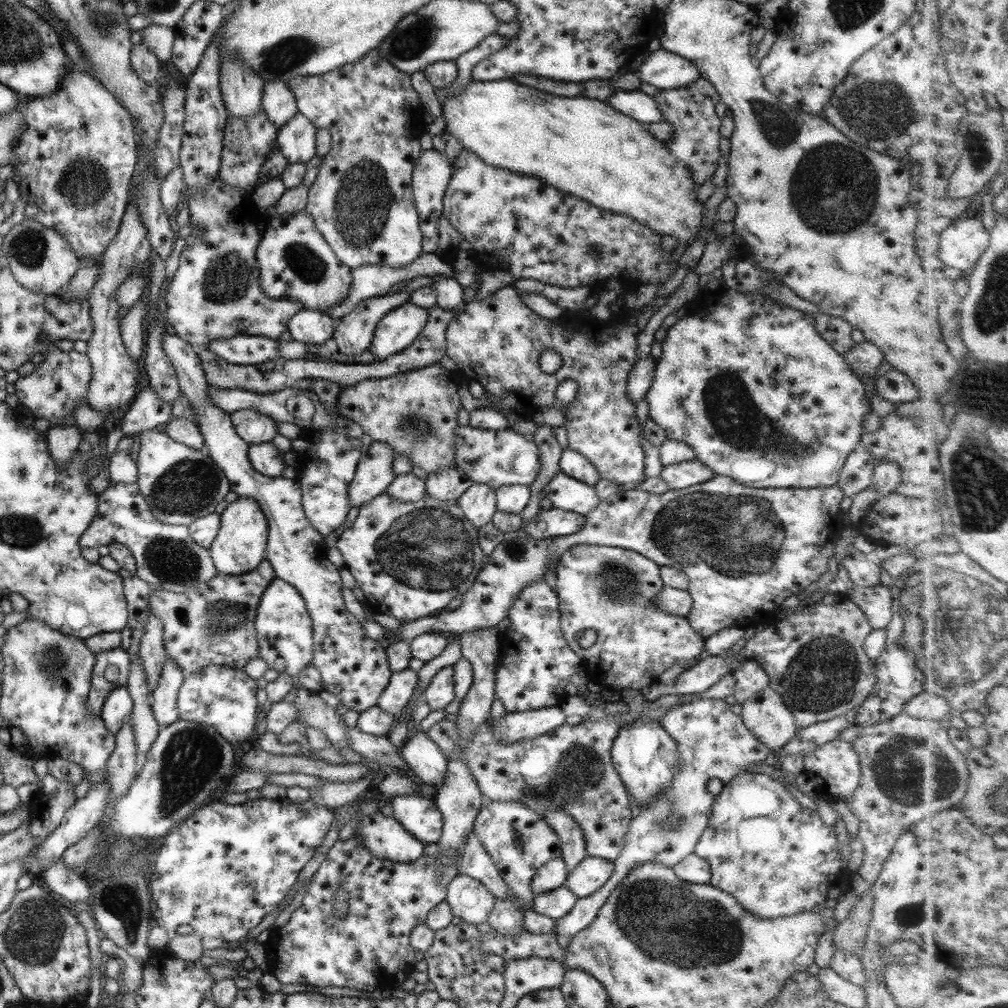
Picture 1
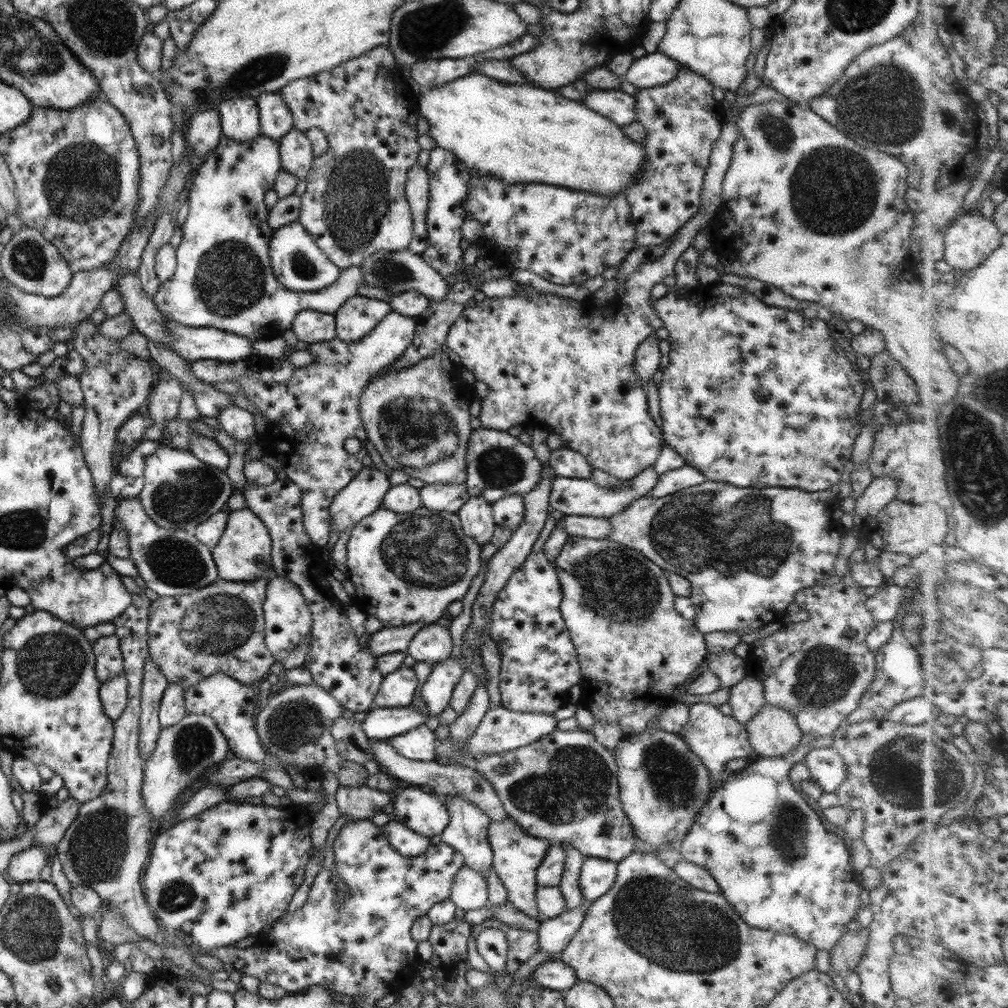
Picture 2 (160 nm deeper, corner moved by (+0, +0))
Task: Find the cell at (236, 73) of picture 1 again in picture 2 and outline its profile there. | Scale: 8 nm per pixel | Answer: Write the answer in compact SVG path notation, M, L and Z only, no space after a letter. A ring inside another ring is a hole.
M240 96L217 106L221 134L233 142L249 143L260 134L255 99Z

